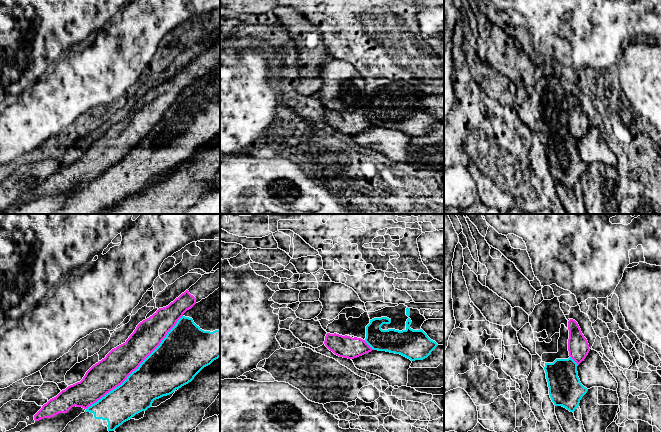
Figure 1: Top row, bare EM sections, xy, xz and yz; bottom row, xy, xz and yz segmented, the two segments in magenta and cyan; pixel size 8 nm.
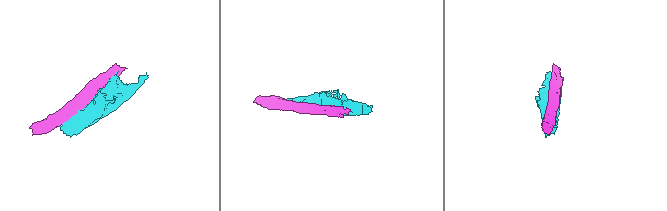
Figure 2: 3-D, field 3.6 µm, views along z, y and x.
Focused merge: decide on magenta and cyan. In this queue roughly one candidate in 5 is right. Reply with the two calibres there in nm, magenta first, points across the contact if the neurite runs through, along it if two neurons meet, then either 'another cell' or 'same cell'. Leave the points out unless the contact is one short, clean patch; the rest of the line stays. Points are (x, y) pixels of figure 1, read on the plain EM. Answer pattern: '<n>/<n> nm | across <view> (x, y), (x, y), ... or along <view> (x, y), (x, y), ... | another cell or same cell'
240/360 nm | another cell

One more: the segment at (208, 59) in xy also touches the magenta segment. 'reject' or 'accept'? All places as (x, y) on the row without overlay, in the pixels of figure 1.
accept

